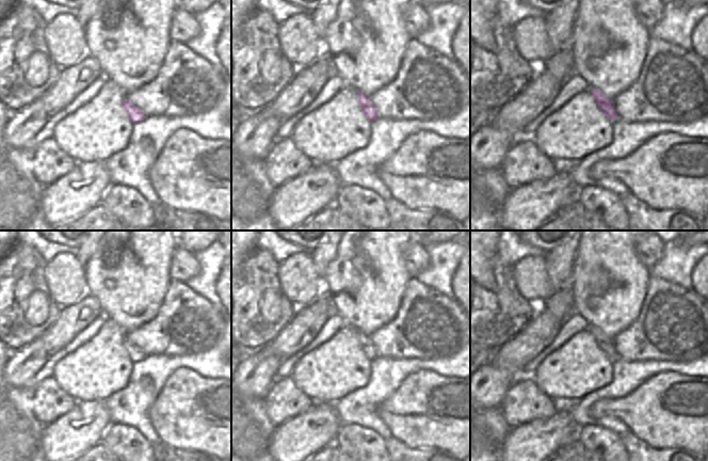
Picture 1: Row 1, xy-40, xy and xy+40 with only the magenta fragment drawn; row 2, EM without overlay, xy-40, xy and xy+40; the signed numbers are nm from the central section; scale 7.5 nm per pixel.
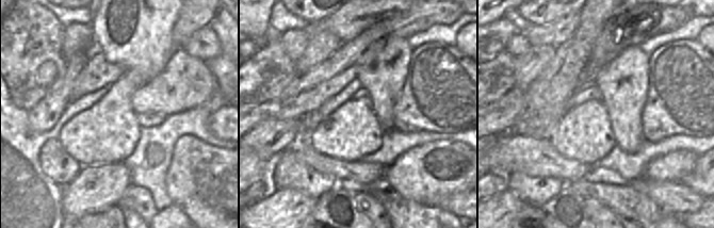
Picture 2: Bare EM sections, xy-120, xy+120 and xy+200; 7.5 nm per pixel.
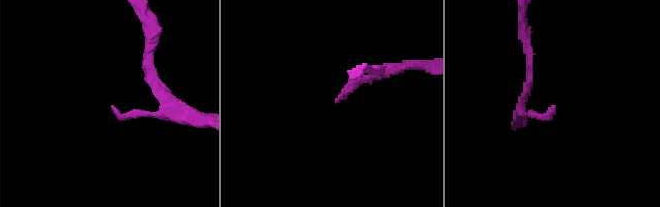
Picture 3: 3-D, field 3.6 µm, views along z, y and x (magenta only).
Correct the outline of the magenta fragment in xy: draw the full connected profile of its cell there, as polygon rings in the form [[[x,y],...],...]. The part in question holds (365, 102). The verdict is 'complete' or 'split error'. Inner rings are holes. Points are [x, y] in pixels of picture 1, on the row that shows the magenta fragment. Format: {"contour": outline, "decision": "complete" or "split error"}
{"contour": [[[359,93],[359,107],[370,123],[380,118],[376,109],[370,100],[370,97],[367,97],[363,93]]], "decision": "complete"}

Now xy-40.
{"contour": [[[125,99],[124,102],[123,102],[123,105],[125,107],[125,111],[126,111],[129,120],[132,123],[141,123],[146,117],[146,115],[144,114],[144,112],[142,110],[140,110],[139,108],[136,108],[130,101],[128,101],[128,100]]], "decision": "complete"}

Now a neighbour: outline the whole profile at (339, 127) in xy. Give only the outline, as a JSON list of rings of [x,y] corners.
[[[345,84],[326,104],[304,116],[293,128],[291,139],[315,166],[317,163],[340,162],[348,155],[365,148],[371,134],[370,122],[359,107],[359,92]]]

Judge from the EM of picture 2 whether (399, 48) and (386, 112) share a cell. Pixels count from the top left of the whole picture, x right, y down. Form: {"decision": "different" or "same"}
{"decision": "same"}

